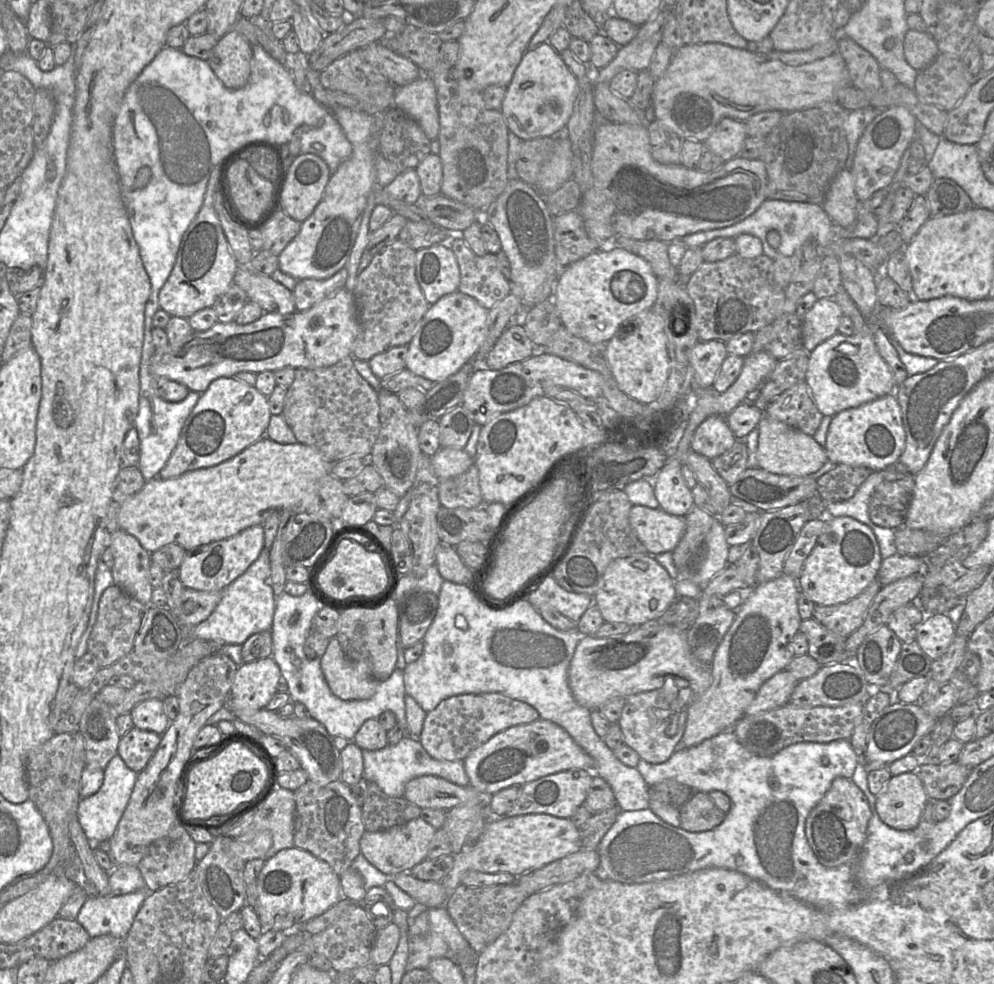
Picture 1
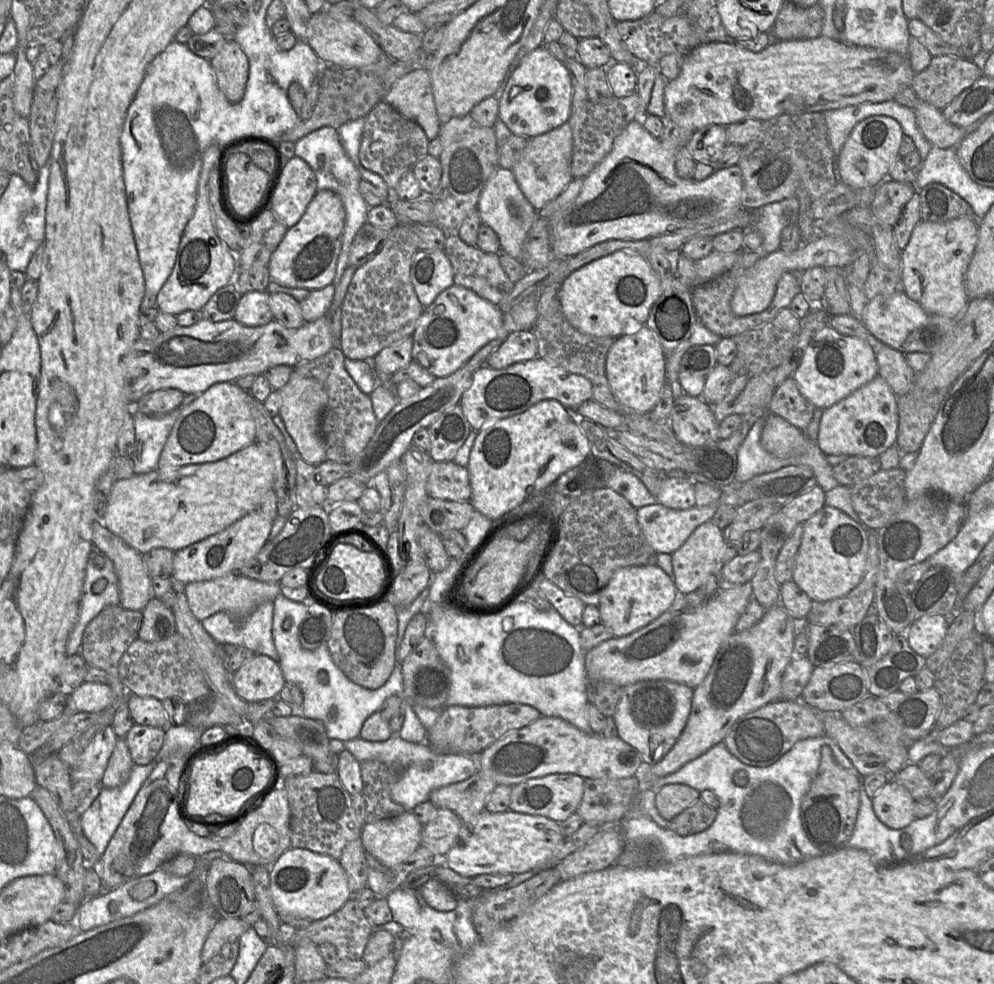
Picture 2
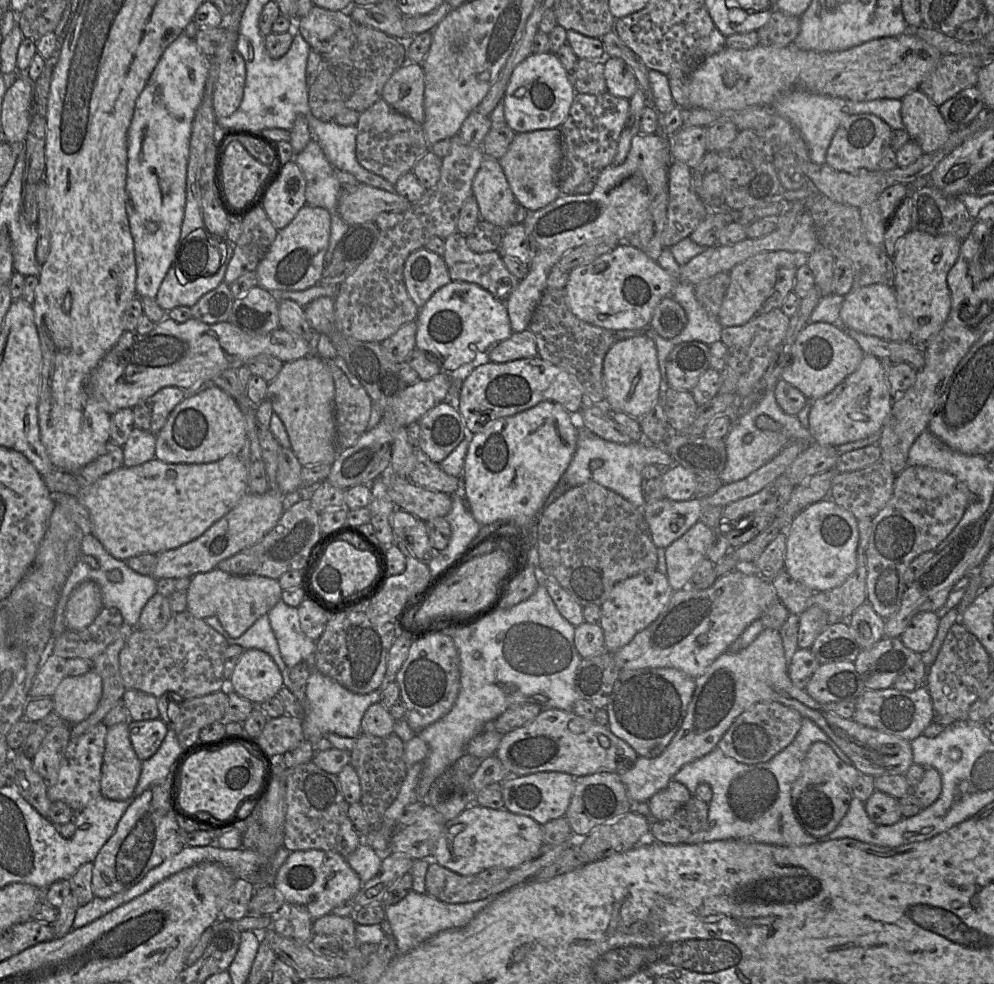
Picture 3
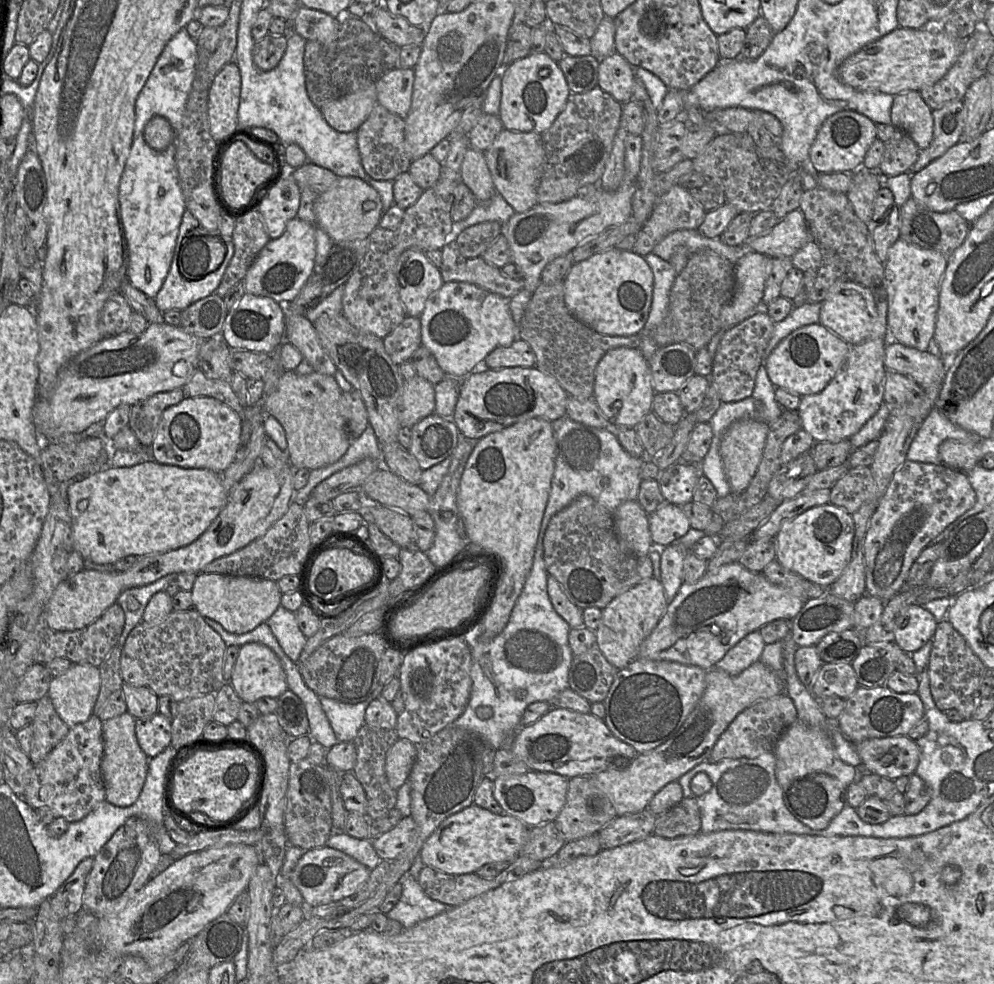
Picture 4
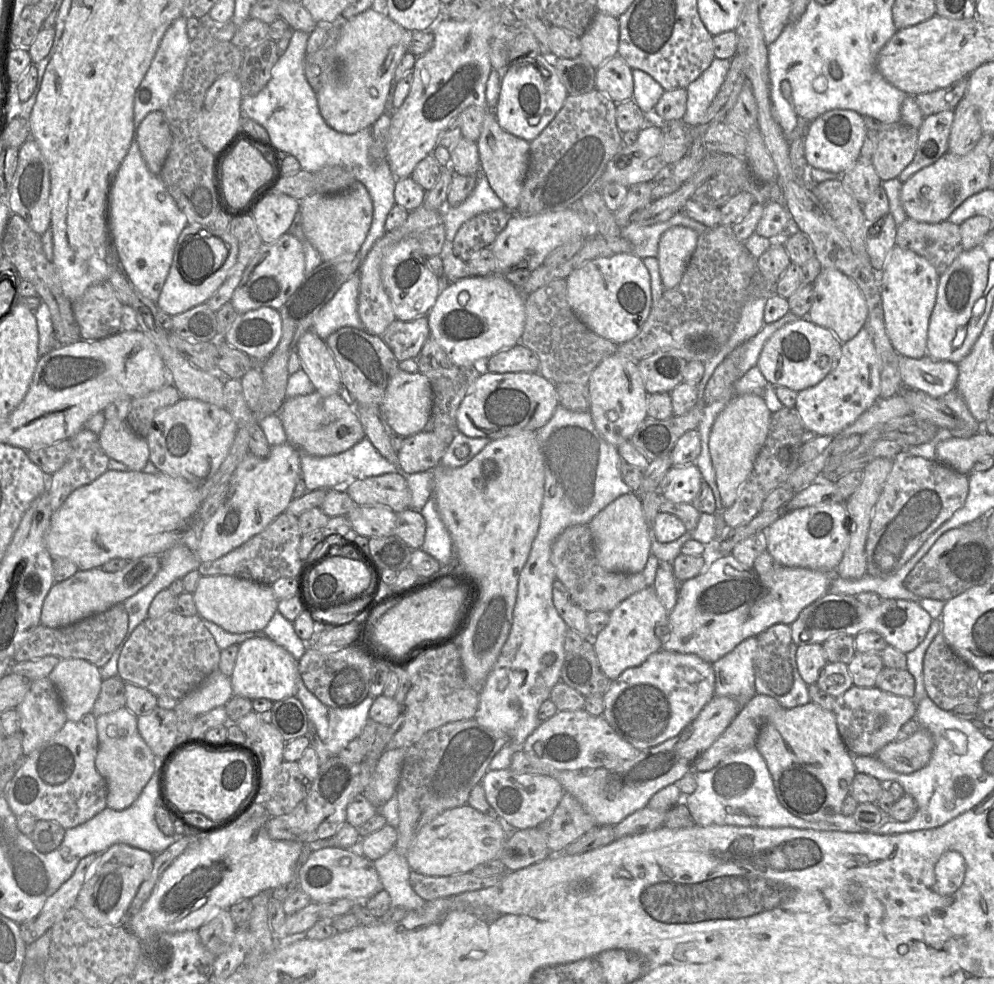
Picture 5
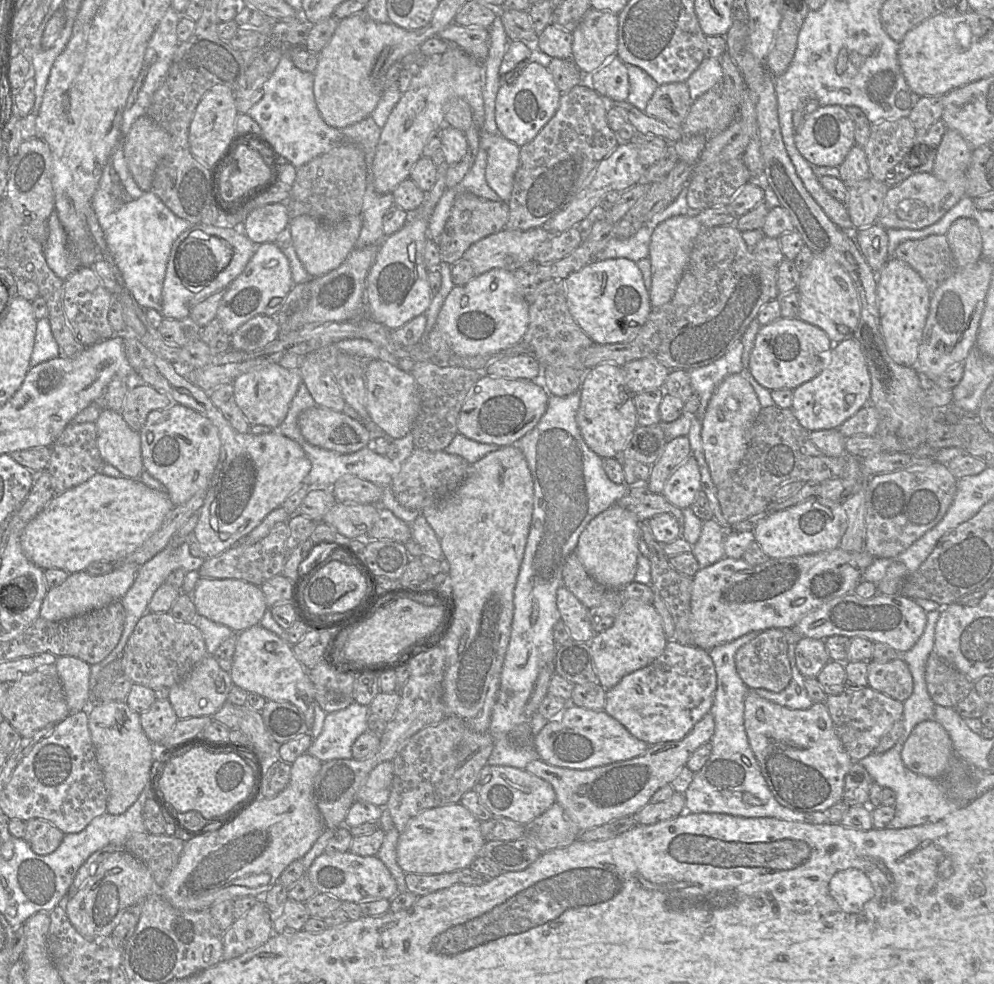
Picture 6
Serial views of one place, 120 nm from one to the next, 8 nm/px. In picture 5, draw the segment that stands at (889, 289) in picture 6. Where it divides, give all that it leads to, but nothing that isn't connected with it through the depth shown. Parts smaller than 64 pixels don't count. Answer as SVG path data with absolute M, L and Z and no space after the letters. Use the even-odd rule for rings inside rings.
M895 246L879 278L884 323L893 348L899 355L909 358L926 356L929 320L936 302L940 275L924 257Z

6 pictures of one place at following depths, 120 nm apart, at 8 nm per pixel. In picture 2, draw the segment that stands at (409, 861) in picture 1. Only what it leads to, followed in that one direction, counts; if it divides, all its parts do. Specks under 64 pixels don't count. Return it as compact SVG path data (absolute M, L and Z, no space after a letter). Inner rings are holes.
M408 811L393 818L365 823L360 837L365 851L391 868L421 846L422 830L423 825L413 811Z

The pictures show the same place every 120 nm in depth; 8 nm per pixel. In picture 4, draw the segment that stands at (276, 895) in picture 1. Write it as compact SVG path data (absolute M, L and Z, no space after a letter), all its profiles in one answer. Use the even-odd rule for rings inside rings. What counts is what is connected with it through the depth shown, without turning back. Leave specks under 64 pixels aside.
M323 846L307 850L289 875L300 891L304 901L310 906L334 903L353 895L369 878L371 870L349 855Z

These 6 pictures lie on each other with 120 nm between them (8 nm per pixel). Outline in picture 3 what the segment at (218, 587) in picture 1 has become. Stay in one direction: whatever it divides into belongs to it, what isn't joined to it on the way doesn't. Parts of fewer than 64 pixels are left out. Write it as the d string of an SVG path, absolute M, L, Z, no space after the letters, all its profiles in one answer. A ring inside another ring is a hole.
M270 489L262 495L247 493L235 508L202 536L179 548L157 554L157 565L151 576L156 580L192 578L216 569L222 560L254 546L277 525L283 515L283 496L277 489Z

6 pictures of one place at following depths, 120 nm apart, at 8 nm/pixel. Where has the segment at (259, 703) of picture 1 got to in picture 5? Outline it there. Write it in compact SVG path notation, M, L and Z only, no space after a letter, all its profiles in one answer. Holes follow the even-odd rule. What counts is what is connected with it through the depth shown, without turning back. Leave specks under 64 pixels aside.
M258 636L239 645L230 680L234 695L250 700L265 698L275 702L296 695L299 676L298 662L285 648L266 636Z

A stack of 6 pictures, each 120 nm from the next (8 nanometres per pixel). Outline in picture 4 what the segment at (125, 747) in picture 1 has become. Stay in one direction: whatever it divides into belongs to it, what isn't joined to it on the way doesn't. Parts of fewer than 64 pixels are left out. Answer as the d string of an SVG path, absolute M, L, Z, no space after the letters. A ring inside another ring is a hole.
M159 712L136 718L135 734L144 753L153 758L171 745L171 721Z

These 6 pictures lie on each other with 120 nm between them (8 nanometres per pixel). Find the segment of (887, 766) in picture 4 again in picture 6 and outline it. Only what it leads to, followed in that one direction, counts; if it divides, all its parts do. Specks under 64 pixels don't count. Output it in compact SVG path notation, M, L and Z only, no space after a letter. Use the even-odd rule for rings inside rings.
M925 720L918 723L905 740L901 758L911 771L942 780L953 769L953 743L938 721Z

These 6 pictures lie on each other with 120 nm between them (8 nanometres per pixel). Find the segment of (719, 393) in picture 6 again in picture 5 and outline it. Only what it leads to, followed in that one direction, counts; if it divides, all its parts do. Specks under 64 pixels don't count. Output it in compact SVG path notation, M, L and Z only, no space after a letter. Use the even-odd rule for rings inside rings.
M743 394L733 398L715 418L708 446L723 508L728 508L735 502L751 473L755 459L766 440L771 414L761 396Z

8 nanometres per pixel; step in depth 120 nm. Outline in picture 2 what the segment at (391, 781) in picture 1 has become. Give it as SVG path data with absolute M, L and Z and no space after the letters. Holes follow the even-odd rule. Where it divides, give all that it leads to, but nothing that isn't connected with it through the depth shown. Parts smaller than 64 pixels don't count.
M394 734L382 742L367 741L360 737L344 742L344 747L361 763L368 760L378 760L390 769L398 772L398 776L391 786L391 798L398 804L402 805L407 811L413 809L429 800L429 796L435 789L462 782L475 775L478 770L477 756L463 756L462 754L442 754L435 751L429 743L412 743L402 739L399 734ZM430 761L433 766L430 770L424 769L424 763Z

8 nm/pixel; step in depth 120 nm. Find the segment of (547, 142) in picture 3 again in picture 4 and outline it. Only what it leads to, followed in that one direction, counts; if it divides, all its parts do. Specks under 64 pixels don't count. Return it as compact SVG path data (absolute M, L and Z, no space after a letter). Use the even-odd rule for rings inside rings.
M503 129L492 144L482 151L496 192L500 193L515 213L522 213L538 205L537 187L545 169L546 155L541 134Z

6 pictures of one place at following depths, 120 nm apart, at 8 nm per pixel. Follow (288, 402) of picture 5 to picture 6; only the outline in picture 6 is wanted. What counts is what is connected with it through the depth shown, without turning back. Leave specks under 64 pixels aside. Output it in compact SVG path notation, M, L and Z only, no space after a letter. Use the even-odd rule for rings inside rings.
M315 405L298 418L303 437L312 445L338 453L353 453L367 447L371 432L359 419Z

